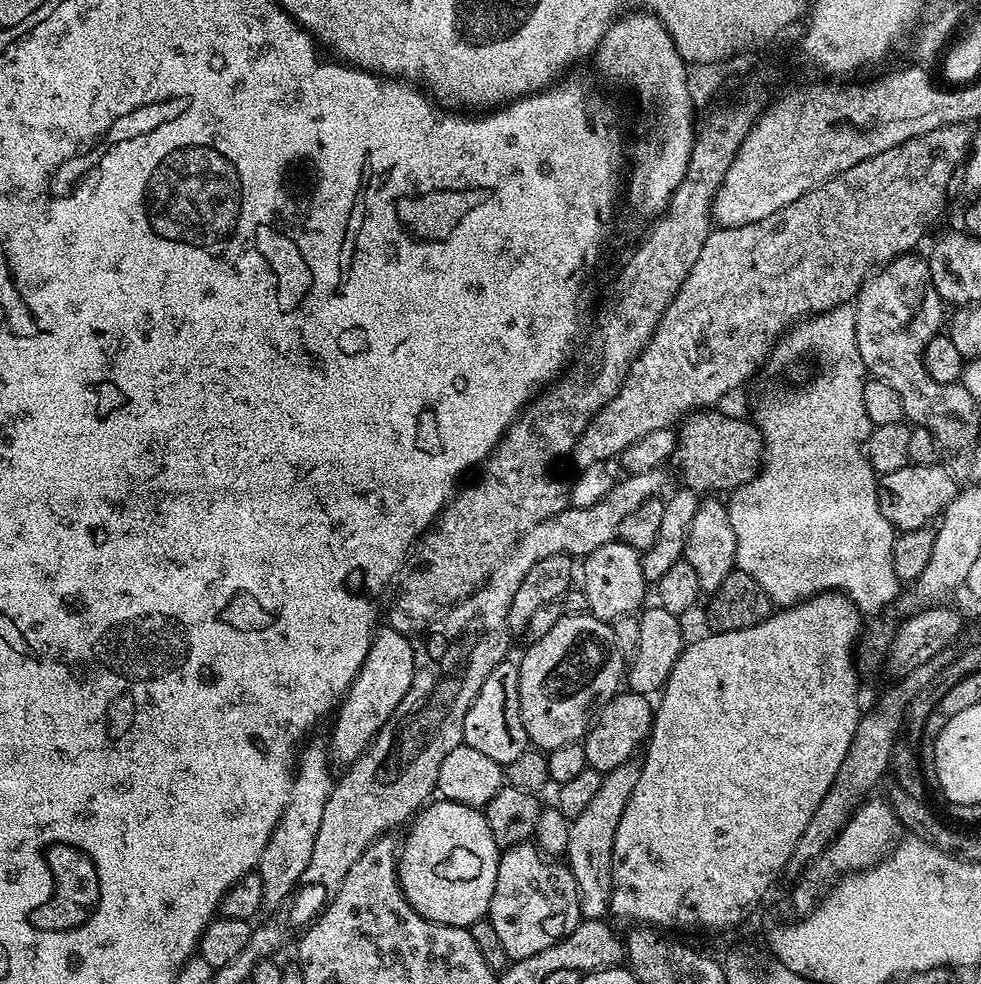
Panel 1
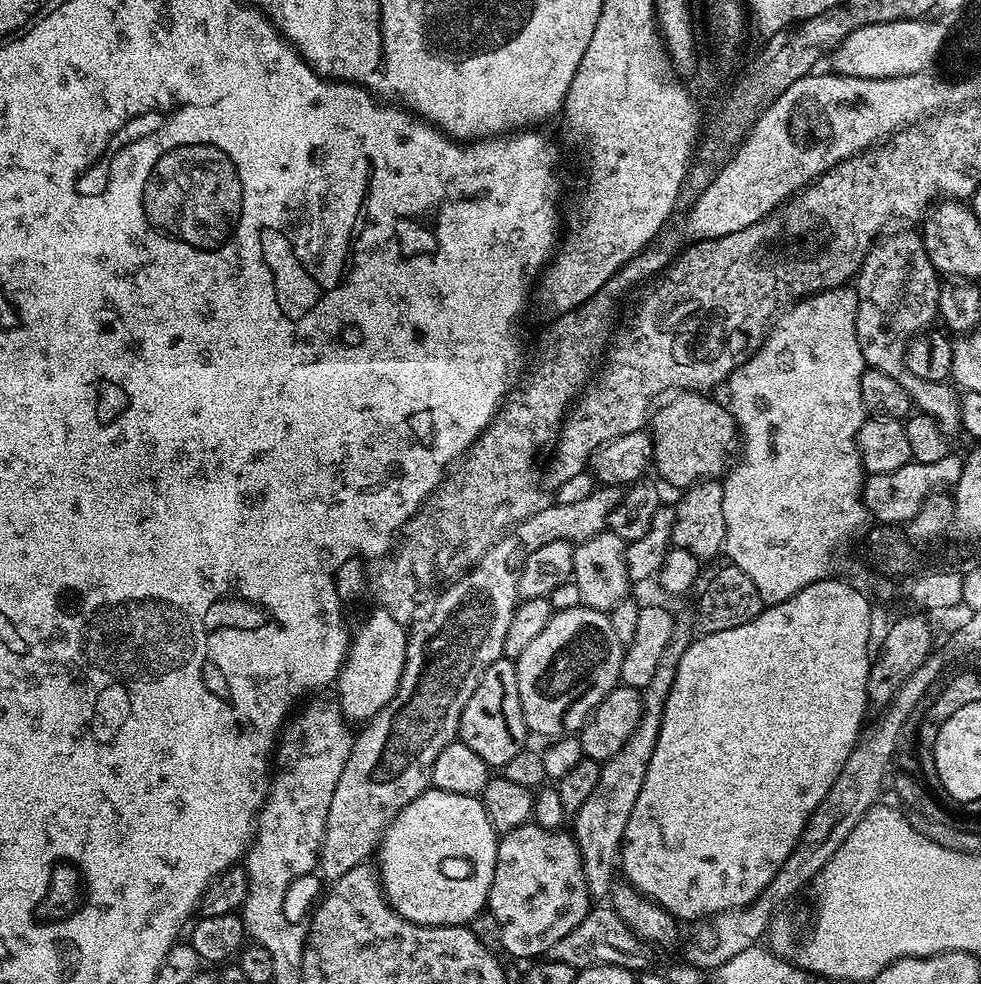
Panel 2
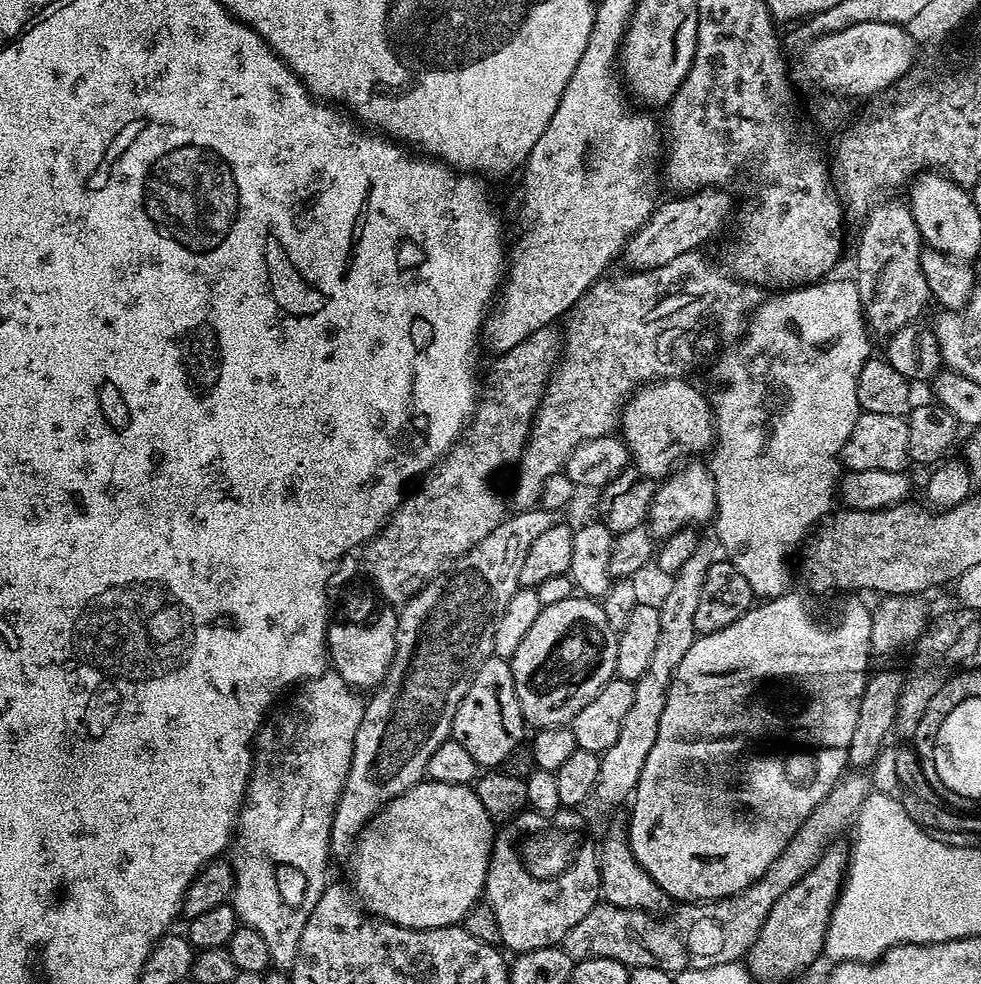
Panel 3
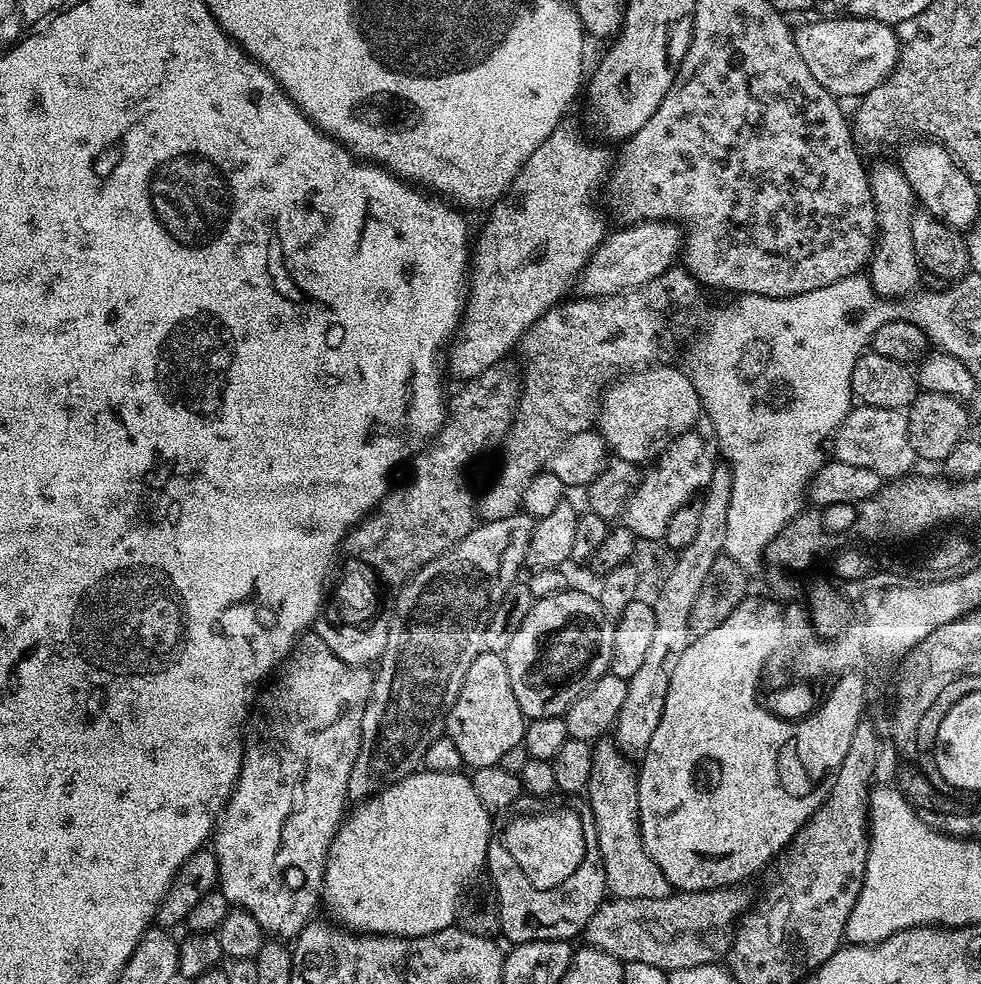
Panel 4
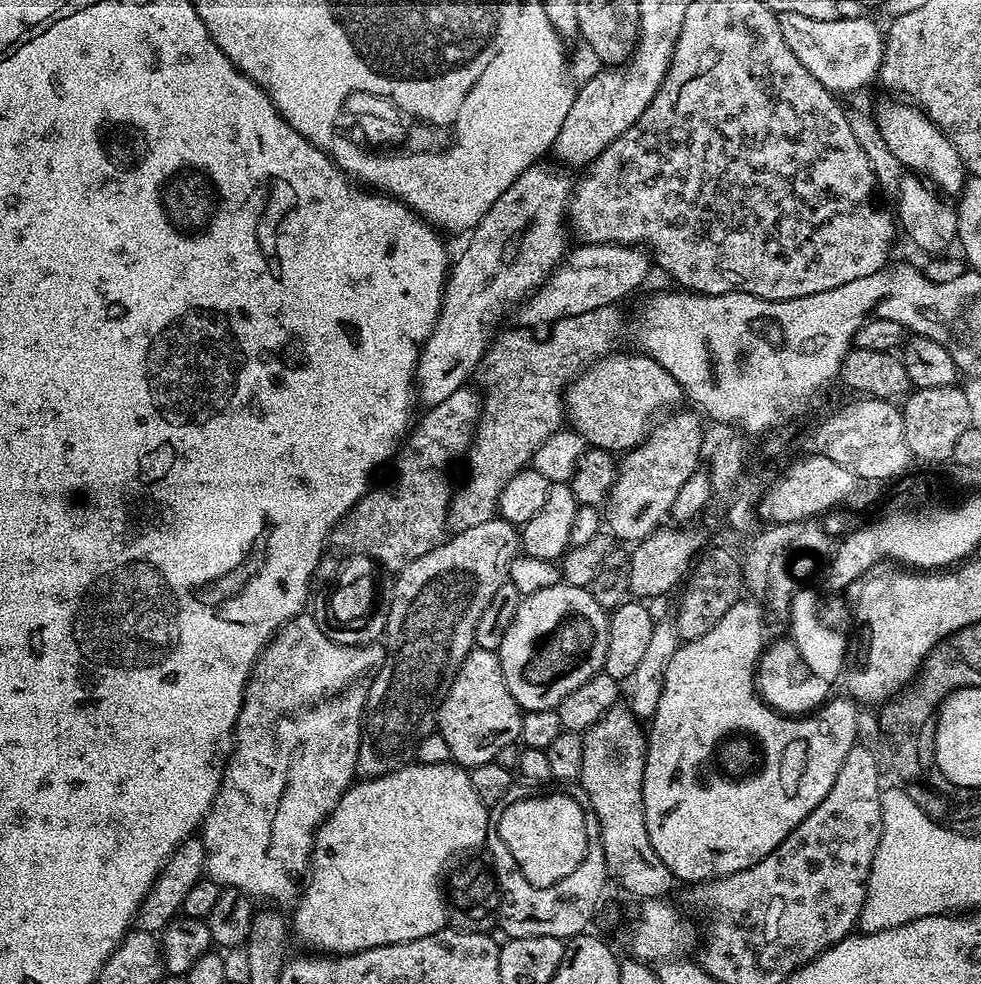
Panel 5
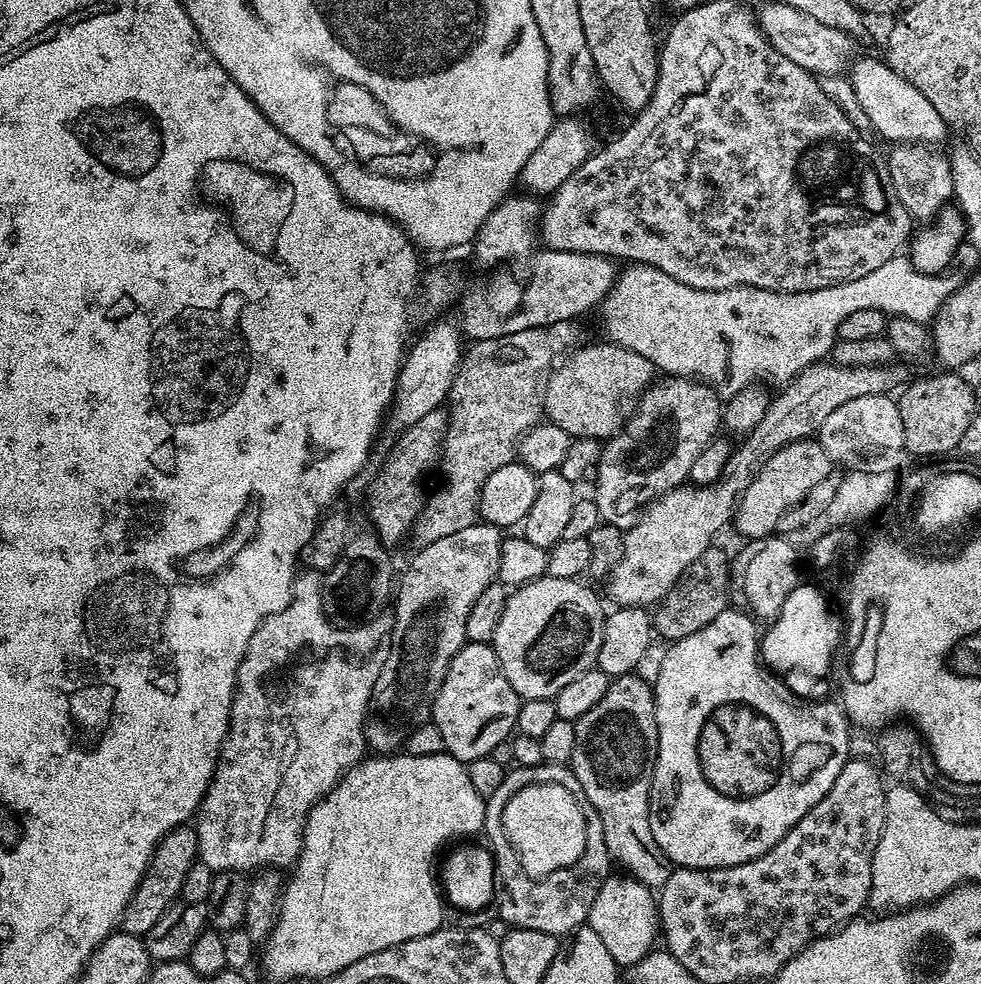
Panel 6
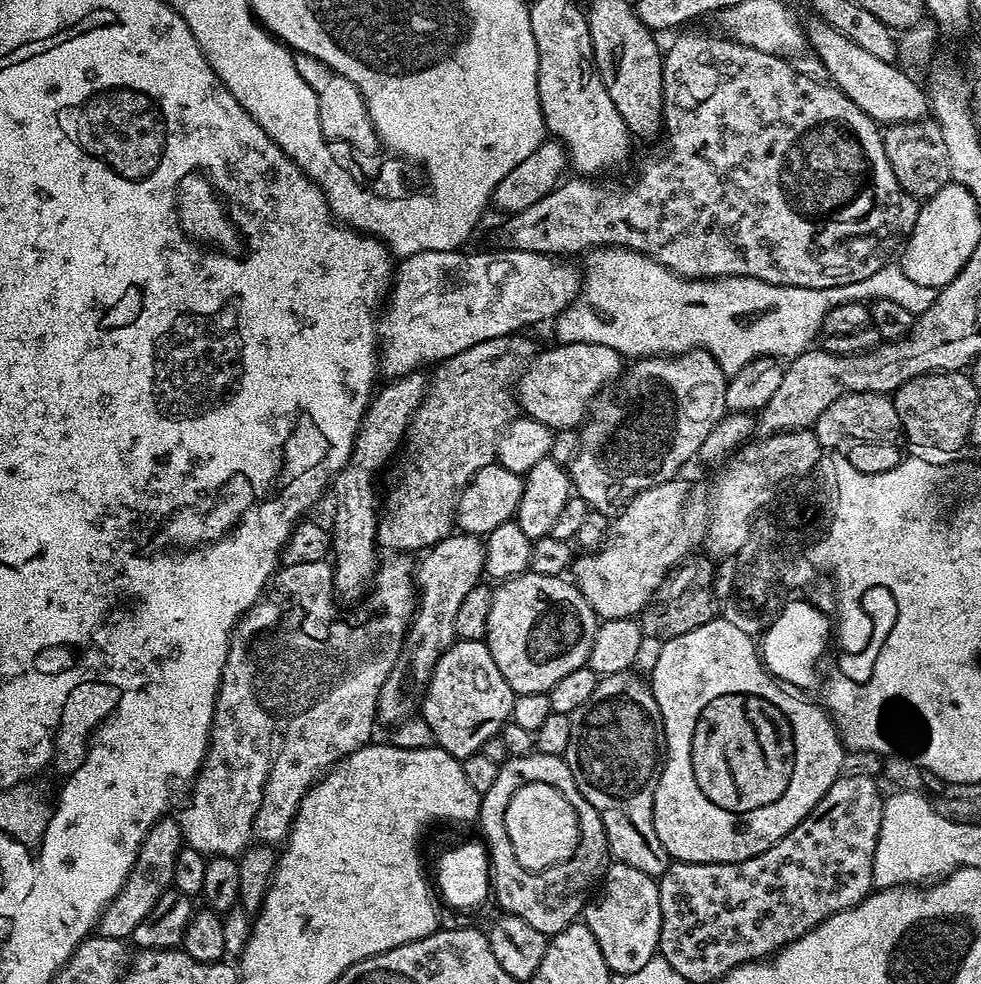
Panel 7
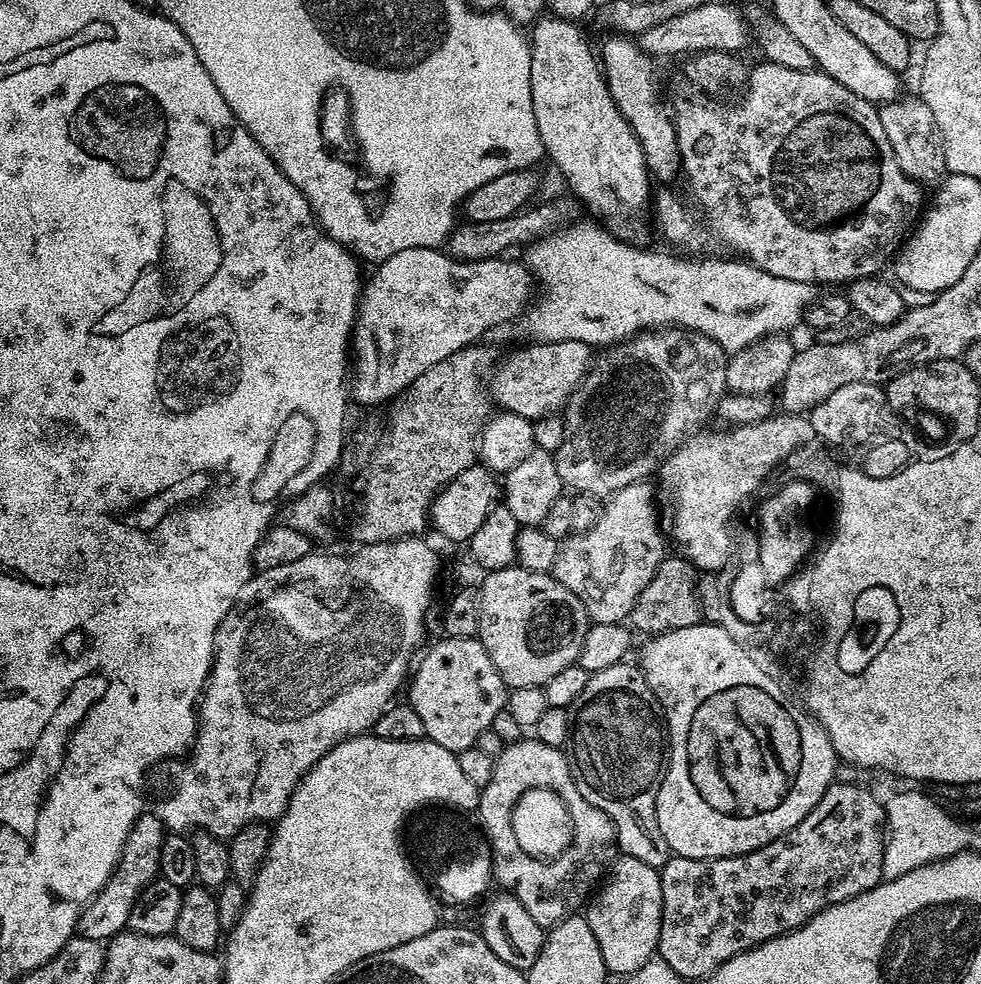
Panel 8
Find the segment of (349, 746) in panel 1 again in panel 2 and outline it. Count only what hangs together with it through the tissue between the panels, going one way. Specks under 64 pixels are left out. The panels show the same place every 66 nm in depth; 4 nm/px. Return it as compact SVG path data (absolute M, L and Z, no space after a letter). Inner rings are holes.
M400 626L374 628L365 633L365 637L365 641L358 641L349 647L338 681L338 703L344 712L344 719L356 726L372 720L386 706L386 702L394 698L408 645L405 629Z

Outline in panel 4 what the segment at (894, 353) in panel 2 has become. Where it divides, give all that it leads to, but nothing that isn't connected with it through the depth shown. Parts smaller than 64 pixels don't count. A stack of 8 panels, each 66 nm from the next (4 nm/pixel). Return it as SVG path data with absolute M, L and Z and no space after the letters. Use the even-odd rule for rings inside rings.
M884 160L881 164L871 165L868 181L876 207L876 244L872 248L872 258L866 265L866 275L872 281L876 295L907 298L917 291L916 283L922 275L921 264L916 260L914 242L911 241L916 195L912 192L910 182L906 182L906 174L902 174L899 163L893 161L892 164Z

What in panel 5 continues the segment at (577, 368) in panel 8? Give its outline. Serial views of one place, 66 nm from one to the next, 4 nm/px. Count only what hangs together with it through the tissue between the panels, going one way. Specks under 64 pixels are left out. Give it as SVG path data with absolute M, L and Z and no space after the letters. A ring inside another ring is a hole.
M623 350L615 354L600 357L593 364L589 364L566 389L566 416L570 421L571 427L581 436L591 447L604 448L613 454L623 454L630 448L636 448L643 443L646 436L649 435L648 423L652 420L655 412L660 412L663 408L672 410L677 407L676 404L682 400L682 390L654 358L643 354L636 356L627 356Z

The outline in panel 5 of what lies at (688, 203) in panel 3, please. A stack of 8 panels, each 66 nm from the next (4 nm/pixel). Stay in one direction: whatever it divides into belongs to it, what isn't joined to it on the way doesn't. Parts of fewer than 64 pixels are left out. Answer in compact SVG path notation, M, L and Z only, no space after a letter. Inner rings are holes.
M585 243L579 247L573 247L557 264L551 276L519 305L515 313L517 325L536 330L539 324L551 326L567 316L577 316L586 310L598 310L607 304L616 304L626 299L648 276L650 256L643 247Z

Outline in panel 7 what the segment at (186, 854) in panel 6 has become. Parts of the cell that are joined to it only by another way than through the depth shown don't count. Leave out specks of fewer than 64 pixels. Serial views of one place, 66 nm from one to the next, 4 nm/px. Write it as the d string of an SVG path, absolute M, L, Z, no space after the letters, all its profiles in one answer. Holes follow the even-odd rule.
M161 818L157 820L155 826L146 834L140 847L140 854L136 857L122 890L118 890L118 894L100 916L99 935L122 941L127 941L132 937L134 929L148 917L150 910L154 910L160 895L173 887L174 862L178 858L181 847L179 819Z

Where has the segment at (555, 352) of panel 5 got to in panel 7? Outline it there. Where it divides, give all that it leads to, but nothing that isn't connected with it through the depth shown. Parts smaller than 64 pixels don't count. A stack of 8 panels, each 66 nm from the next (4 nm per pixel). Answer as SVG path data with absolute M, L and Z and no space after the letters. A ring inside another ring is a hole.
M513 334L490 338L435 365L436 377L433 380L431 377L406 436L408 457L404 460L404 468L397 470L396 481L388 497L382 500L382 515L376 532L376 543L381 549L389 548L392 554L420 554L453 535L456 500L478 470L496 460L500 436L518 415L518 396L514 391L518 374L524 371L528 361L538 351L537 345L532 345L526 337L524 334Z

